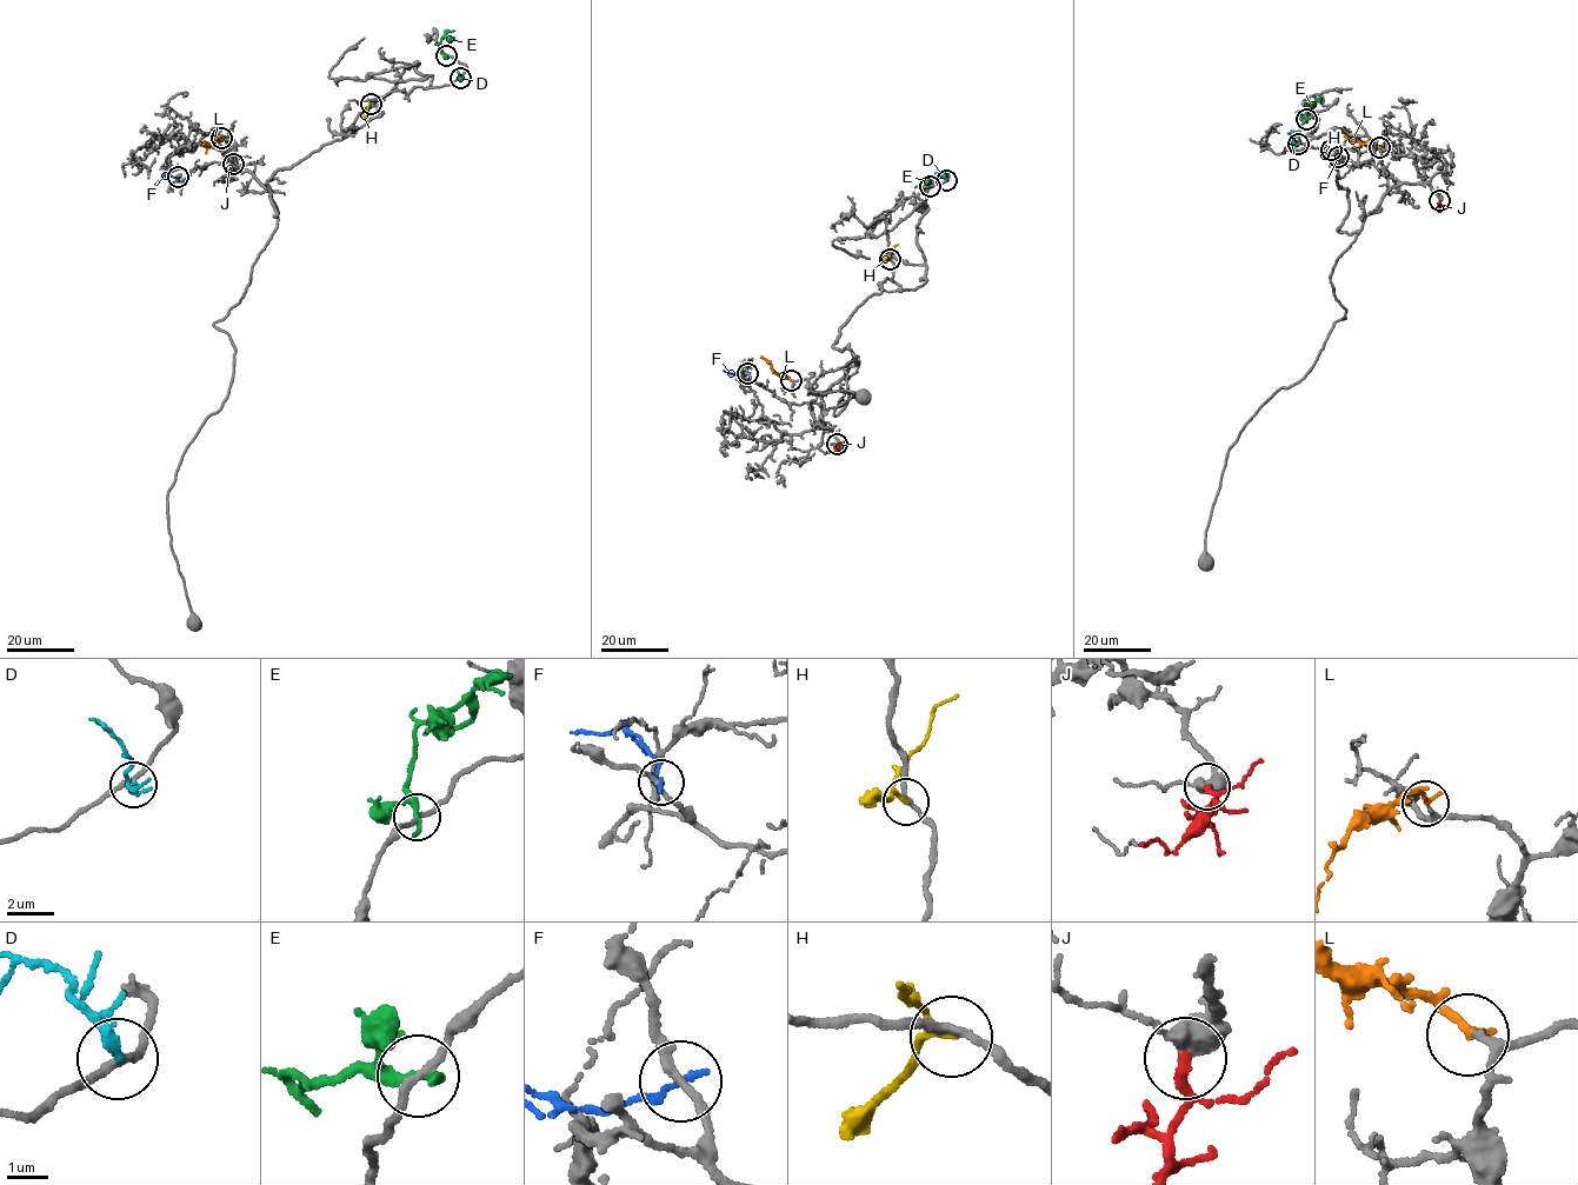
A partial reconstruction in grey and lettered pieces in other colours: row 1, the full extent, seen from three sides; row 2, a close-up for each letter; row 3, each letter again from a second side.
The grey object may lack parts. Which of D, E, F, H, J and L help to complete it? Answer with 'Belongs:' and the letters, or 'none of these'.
Belongs: J, L

